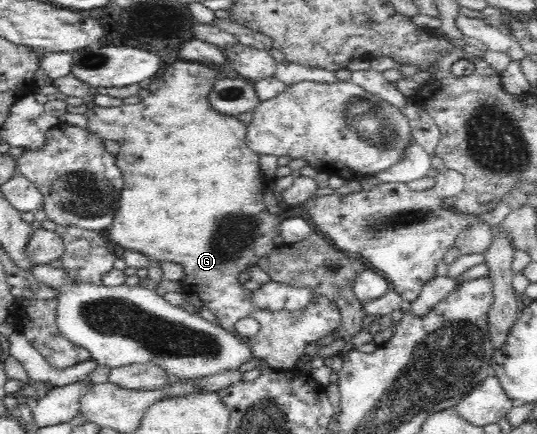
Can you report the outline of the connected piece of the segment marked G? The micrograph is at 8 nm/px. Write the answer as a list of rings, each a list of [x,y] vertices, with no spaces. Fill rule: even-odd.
[[[178,62],[174,65],[170,65],[166,71],[164,71],[164,79],[166,83],[162,83],[161,87],[154,92],[154,95],[150,95],[143,99],[136,105],[128,105],[128,103],[120,105],[118,107],[101,107],[91,105],[89,110],[85,112],[85,117],[88,119],[87,128],[93,134],[100,136],[102,139],[108,139],[108,141],[118,141],[120,143],[120,151],[117,156],[117,165],[124,174],[124,187],[122,189],[121,198],[119,201],[118,209],[114,214],[112,223],[108,228],[106,237],[115,246],[125,249],[125,251],[134,251],[143,255],[148,261],[158,261],[158,263],[172,263],[176,267],[182,267],[185,275],[181,280],[182,286],[185,291],[196,291],[202,304],[206,308],[210,309],[219,324],[226,328],[228,331],[236,333],[236,323],[242,321],[242,319],[254,319],[258,323],[258,333],[252,335],[252,337],[245,337],[252,344],[256,357],[265,359],[267,361],[266,366],[273,369],[288,370],[294,365],[294,362],[298,362],[307,356],[307,352],[310,351],[310,345],[314,342],[322,339],[324,336],[335,333],[336,329],[340,327],[340,309],[338,305],[326,297],[326,295],[318,295],[307,307],[297,309],[294,311],[286,310],[286,308],[278,308],[272,310],[272,308],[259,307],[255,303],[255,293],[250,289],[244,287],[244,283],[240,283],[240,273],[249,266],[257,264],[259,259],[270,255],[276,246],[273,239],[278,235],[282,223],[278,211],[268,209],[268,205],[264,203],[264,195],[266,195],[266,186],[270,183],[269,179],[264,172],[260,170],[259,158],[260,155],[255,153],[253,149],[248,146],[246,142],[246,135],[248,126],[244,122],[241,122],[236,116],[228,117],[226,115],[218,115],[216,111],[208,105],[208,89],[212,87],[212,83],[216,81],[218,69],[209,69],[207,66],[202,66],[195,62]]]

